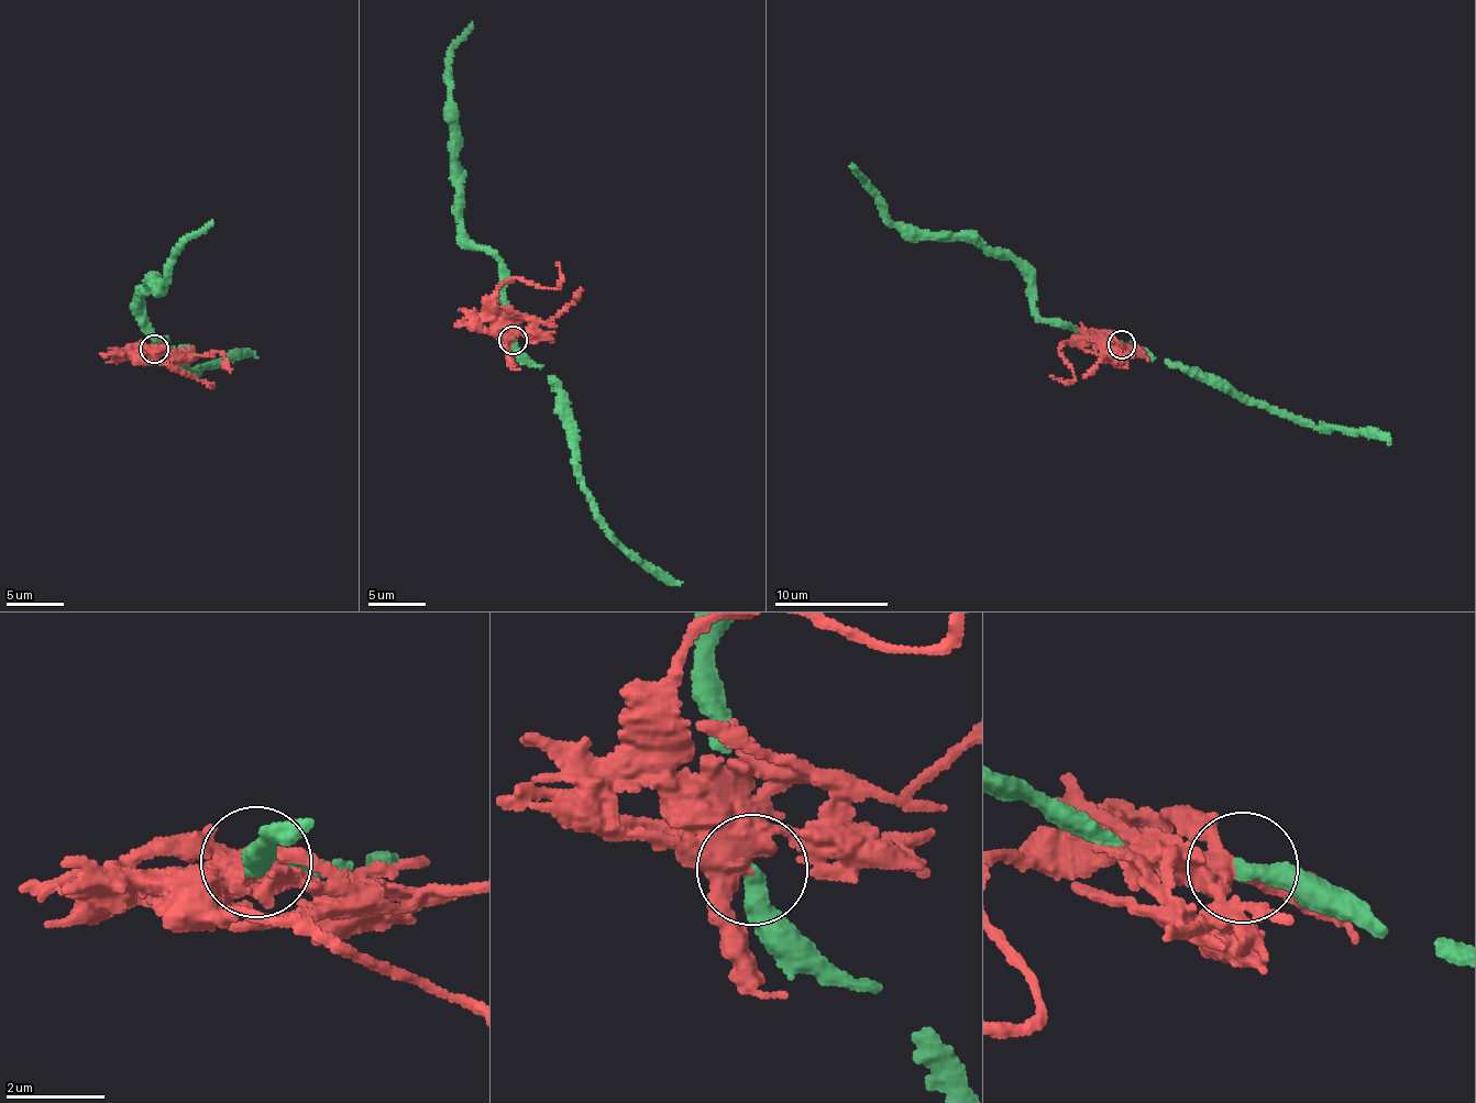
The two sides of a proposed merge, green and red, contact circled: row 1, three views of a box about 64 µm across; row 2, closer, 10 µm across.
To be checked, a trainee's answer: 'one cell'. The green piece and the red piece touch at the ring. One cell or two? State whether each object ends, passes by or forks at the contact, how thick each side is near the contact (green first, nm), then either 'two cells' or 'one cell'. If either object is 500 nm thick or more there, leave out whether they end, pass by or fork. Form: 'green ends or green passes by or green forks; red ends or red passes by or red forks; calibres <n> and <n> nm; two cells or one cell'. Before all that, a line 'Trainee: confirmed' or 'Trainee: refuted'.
Trainee: refuted
green ends; red forks; calibres 400 and 400 nm; two cells

